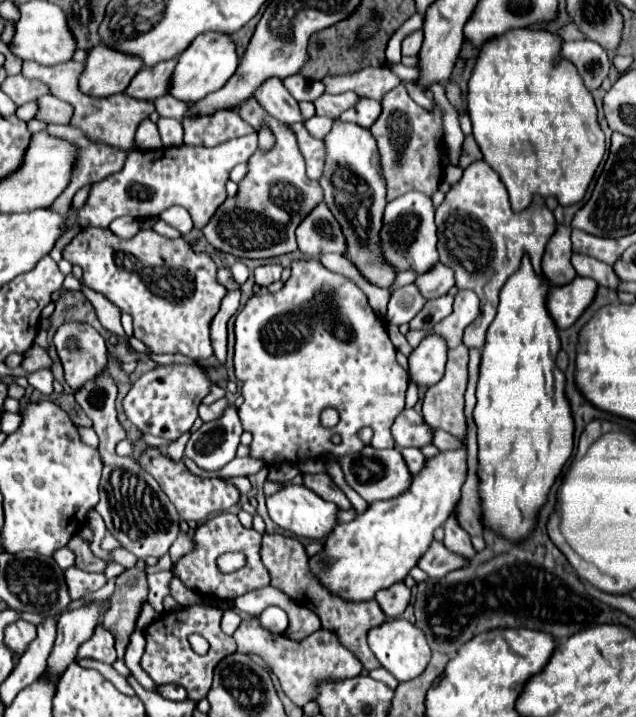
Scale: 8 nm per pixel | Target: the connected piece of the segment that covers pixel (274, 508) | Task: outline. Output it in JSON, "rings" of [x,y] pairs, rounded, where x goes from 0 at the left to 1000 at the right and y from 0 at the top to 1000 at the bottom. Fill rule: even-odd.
{"rings":[[[447,676],[437,688],[418,693],[418,707],[425,715],[425,724],[440,732],[450,741],[459,741],[469,749],[481,752],[506,752],[522,743],[522,738],[531,729],[531,707],[519,699],[509,699],[503,690],[497,690],[481,676]]]}

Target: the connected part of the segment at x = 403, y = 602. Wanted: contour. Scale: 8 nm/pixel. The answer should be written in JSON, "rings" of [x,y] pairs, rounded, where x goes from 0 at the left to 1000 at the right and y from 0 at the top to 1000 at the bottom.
{"rings":[[[635,813],[616,816],[616,821],[604,821],[591,827],[591,838],[610,863],[629,861],[645,841],[645,821]]]}

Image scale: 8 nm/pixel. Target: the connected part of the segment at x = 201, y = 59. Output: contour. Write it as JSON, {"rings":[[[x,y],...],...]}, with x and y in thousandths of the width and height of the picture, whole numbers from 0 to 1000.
{"rings":[[[321,46],[302,57],[302,63],[280,79],[277,96],[267,107],[267,121],[264,132],[302,146],[314,138],[321,138],[327,130],[346,124],[374,96],[374,79],[371,79],[371,66],[362,49],[349,46]]]}

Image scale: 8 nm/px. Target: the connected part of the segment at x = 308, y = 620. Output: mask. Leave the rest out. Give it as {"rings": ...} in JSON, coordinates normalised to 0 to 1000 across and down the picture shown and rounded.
{"rings":[[[450,833],[450,855],[456,863],[456,872],[450,877],[450,888],[459,894],[475,894],[494,880],[503,877],[503,863],[487,849],[478,849],[465,844],[459,835]]]}

